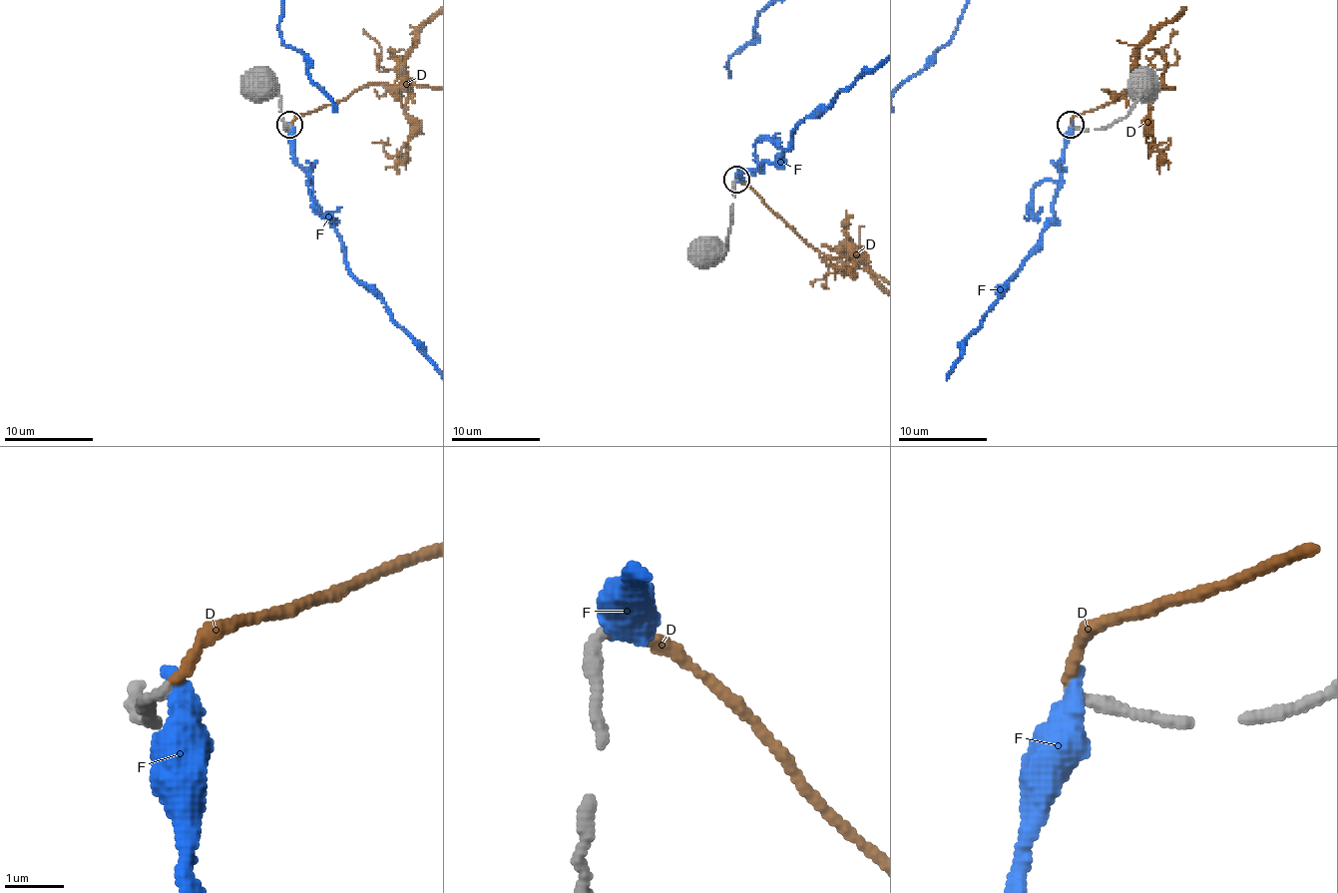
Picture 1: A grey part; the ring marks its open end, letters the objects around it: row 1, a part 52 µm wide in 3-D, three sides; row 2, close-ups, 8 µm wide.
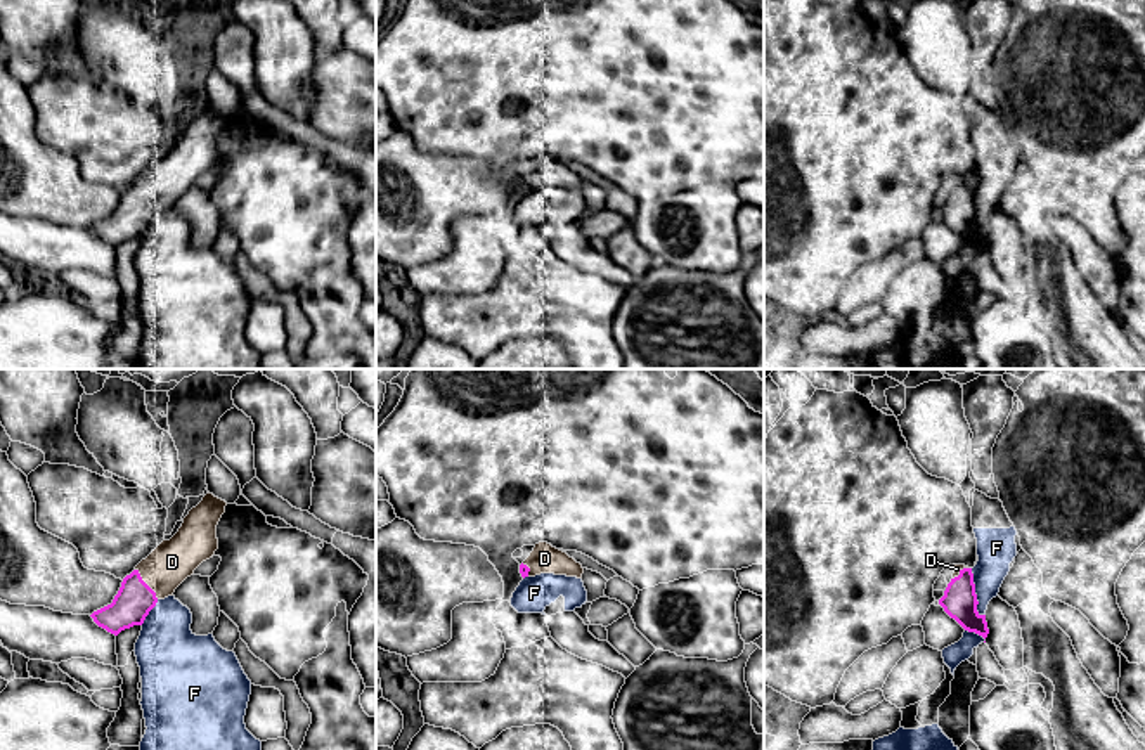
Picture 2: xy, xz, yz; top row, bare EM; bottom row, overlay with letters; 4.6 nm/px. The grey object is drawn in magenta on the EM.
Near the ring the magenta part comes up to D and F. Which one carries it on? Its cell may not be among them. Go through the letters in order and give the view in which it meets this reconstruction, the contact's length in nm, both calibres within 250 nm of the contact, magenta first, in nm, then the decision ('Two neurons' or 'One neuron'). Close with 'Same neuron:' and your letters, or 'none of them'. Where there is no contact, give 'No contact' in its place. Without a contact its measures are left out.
D: Touches magenta in xy. Shared border 180 nm. Thickness 170 nm (magenta) against 200 nm. One neuron
F: Touches magenta in yz. Shared border 240 nm. Thickness 160 nm (magenta) against 180 nm. Two neurons
Same neuron: D

